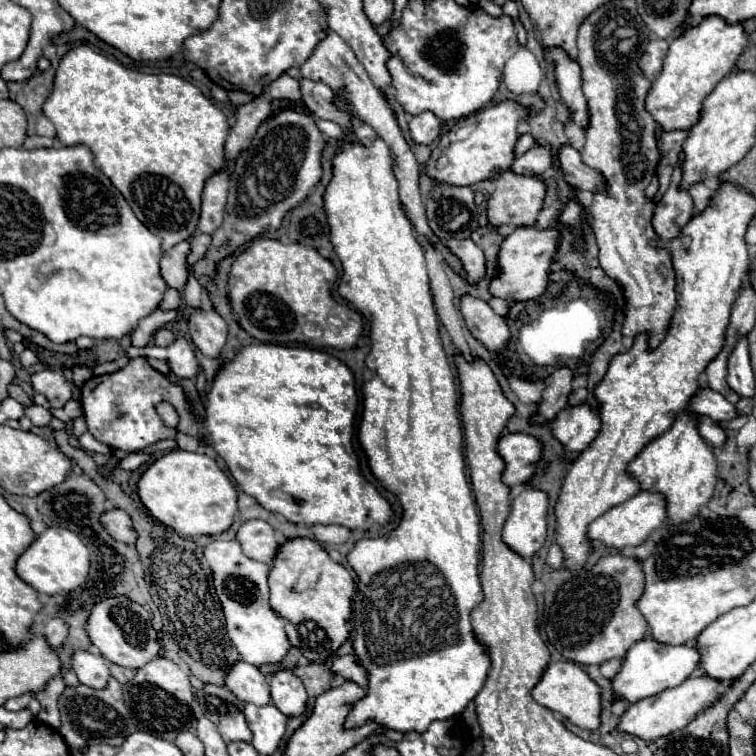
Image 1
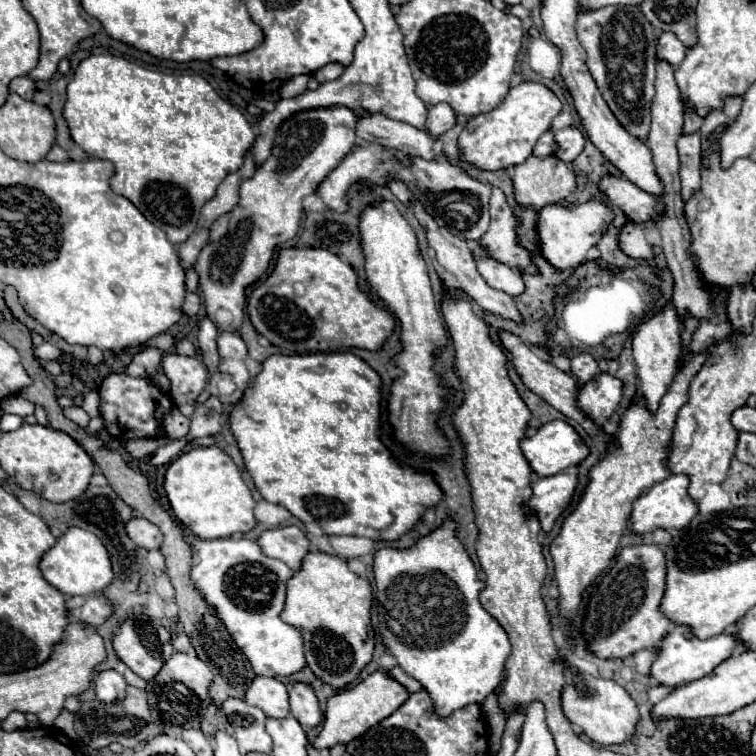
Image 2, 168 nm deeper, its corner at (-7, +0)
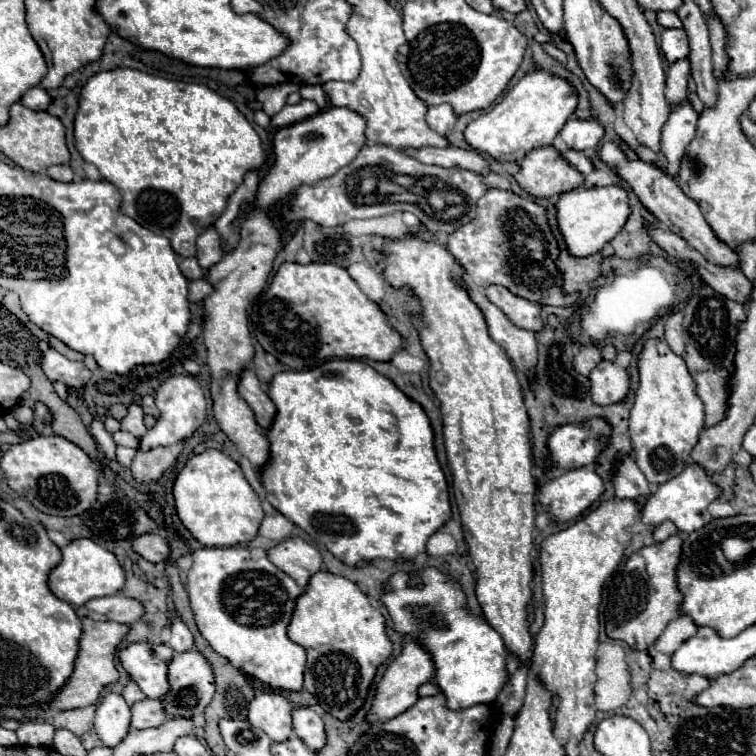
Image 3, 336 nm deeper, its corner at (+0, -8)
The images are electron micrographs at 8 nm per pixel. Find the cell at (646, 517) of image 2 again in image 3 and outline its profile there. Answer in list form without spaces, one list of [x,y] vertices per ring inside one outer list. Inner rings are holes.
[[[688,464],[682,474],[660,484],[658,490],[652,492],[652,496],[646,500],[646,504],[642,508],[640,522],[646,526],[652,526],[652,528],[658,528],[662,522],[670,520],[680,532],[688,534],[712,520],[712,516],[708,514],[708,504],[712,500],[716,500],[718,496],[720,496],[720,488],[710,480],[710,476],[704,474],[704,470],[700,470],[700,466]]]

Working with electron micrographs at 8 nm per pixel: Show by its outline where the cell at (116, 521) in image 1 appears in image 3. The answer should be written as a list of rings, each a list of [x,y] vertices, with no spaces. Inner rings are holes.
[[[140,534],[132,540],[132,550],[144,556],[148,562],[164,562],[170,556],[170,546],[164,536]]]

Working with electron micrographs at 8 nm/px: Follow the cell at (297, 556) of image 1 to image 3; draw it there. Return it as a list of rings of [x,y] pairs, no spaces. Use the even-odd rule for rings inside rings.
[[[320,570],[310,576],[306,590],[296,598],[294,612],[288,624],[288,638],[304,646],[308,660],[304,672],[304,688],[318,700],[318,704],[332,716],[346,720],[350,718],[366,700],[370,692],[376,668],[392,654],[392,642],[384,632],[384,616],[376,610],[368,596],[348,578]]]

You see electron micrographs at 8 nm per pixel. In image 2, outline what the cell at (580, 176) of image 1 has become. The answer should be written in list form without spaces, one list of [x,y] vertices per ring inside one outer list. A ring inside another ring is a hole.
[[[609,174],[599,182],[599,188],[607,196],[607,200],[615,206],[621,206],[633,222],[657,220],[663,214],[663,204],[655,196],[643,192],[623,176]]]

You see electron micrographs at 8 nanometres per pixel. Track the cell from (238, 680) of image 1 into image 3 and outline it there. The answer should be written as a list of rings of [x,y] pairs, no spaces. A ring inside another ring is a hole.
[[[258,692],[248,704],[248,722],[264,730],[274,742],[288,740],[292,732],[292,704],[278,692]]]

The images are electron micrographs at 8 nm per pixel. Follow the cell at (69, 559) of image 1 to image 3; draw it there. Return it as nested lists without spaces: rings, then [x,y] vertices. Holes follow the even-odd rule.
[[[76,538],[68,542],[68,546],[62,548],[62,560],[58,566],[54,566],[48,574],[48,586],[54,596],[60,600],[72,604],[72,606],[82,606],[92,598],[102,598],[102,596],[112,596],[118,594],[120,588],[124,586],[124,570],[118,564],[116,556],[102,546],[96,546],[88,538]]]

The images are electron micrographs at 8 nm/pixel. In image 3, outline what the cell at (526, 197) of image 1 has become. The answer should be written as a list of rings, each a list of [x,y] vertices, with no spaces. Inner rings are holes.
[[[542,146],[524,156],[514,174],[522,190],[534,198],[554,198],[582,186],[584,178],[552,146]]]

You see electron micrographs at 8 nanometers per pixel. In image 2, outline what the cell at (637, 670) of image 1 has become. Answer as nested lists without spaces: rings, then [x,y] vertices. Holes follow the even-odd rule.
[[[675,626],[675,628],[671,628],[671,632],[663,638],[663,642],[659,646],[661,654],[651,666],[651,676],[659,684],[673,684],[673,686],[681,686],[681,684],[699,680],[699,678],[707,676],[711,670],[715,670],[715,666],[719,666],[723,660],[727,660],[739,644],[741,642],[737,640],[737,636],[729,634],[729,632],[719,634],[715,638],[701,640],[701,638],[695,638],[695,634],[691,634],[691,630],[687,630],[687,626]]]

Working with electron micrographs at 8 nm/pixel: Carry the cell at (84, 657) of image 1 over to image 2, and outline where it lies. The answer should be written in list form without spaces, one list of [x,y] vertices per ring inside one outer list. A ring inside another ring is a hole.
[[[105,670],[95,678],[95,692],[97,692],[97,700],[101,702],[111,704],[123,700],[125,688],[127,688],[125,678],[115,670]]]

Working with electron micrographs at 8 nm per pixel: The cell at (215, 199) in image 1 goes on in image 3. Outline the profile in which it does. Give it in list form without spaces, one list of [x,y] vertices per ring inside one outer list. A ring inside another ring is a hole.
[[[208,226],[196,240],[196,258],[198,264],[206,270],[208,266],[216,264],[220,260],[222,254],[222,242],[220,242],[220,234],[214,226]]]

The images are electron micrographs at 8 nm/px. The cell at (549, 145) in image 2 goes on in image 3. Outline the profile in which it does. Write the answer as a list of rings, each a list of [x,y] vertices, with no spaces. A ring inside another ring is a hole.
[[[560,138],[554,140],[554,146],[556,146],[556,150],[560,152],[560,156],[562,156],[570,166],[574,166],[578,172],[582,172],[584,176],[594,170],[594,168],[592,168],[592,162],[590,162],[582,152],[576,152],[576,150],[568,148]]]

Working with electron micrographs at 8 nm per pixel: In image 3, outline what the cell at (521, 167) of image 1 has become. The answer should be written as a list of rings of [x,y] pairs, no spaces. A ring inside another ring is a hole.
[[[570,118],[564,124],[564,128],[560,130],[560,136],[568,144],[568,148],[574,148],[574,150],[580,150],[580,152],[594,148],[600,142],[602,134],[604,134],[602,126],[592,118],[590,120]]]

